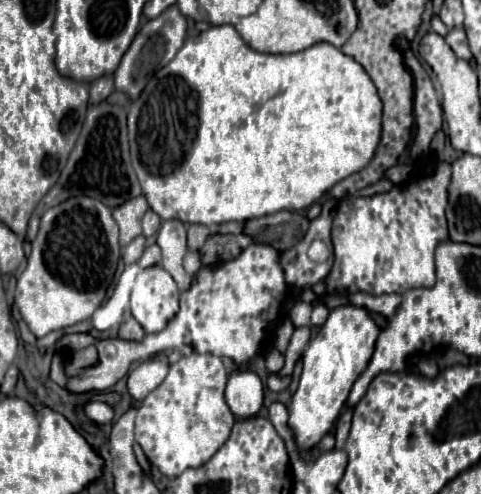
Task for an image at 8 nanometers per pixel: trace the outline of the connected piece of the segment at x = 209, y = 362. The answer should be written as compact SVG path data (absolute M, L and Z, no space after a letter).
M193 352L173 362L165 380L139 404L135 440L149 462L167 478L177 478L183 470L205 464L227 442L235 416L223 396L225 382L227 372L219 356Z

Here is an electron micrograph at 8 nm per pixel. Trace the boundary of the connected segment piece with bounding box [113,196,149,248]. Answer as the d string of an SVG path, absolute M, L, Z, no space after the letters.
M145 196L131 198L121 206L113 208L113 218L119 224L119 242L125 248L135 236L141 234L141 218L149 210Z

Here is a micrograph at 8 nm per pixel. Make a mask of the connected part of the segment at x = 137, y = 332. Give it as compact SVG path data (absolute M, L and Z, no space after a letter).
M127 310L123 314L123 322L121 322L121 328L119 328L119 336L123 340L141 340L145 336L145 330L141 328L141 324L131 316L131 312Z

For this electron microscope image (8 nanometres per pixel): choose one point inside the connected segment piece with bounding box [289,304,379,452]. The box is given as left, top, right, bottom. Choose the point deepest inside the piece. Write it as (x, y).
(342, 349)

